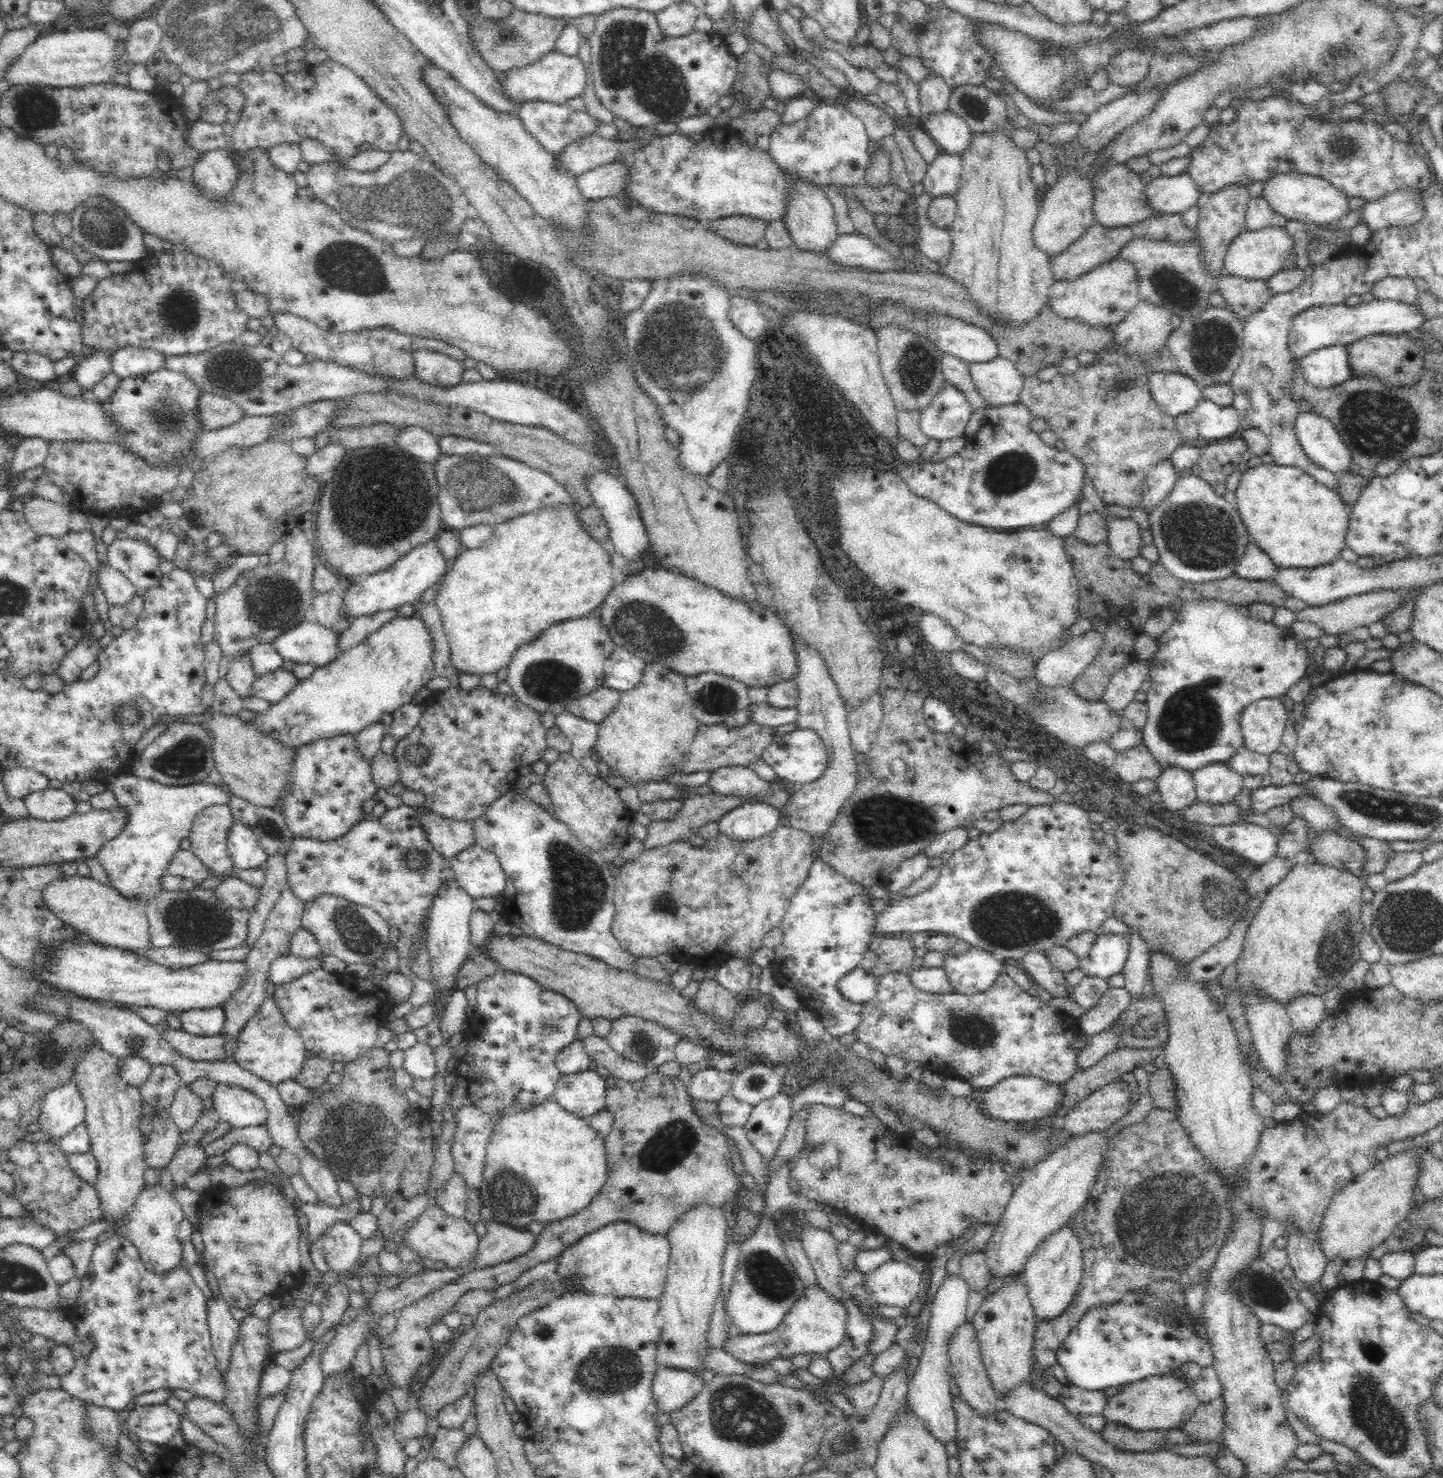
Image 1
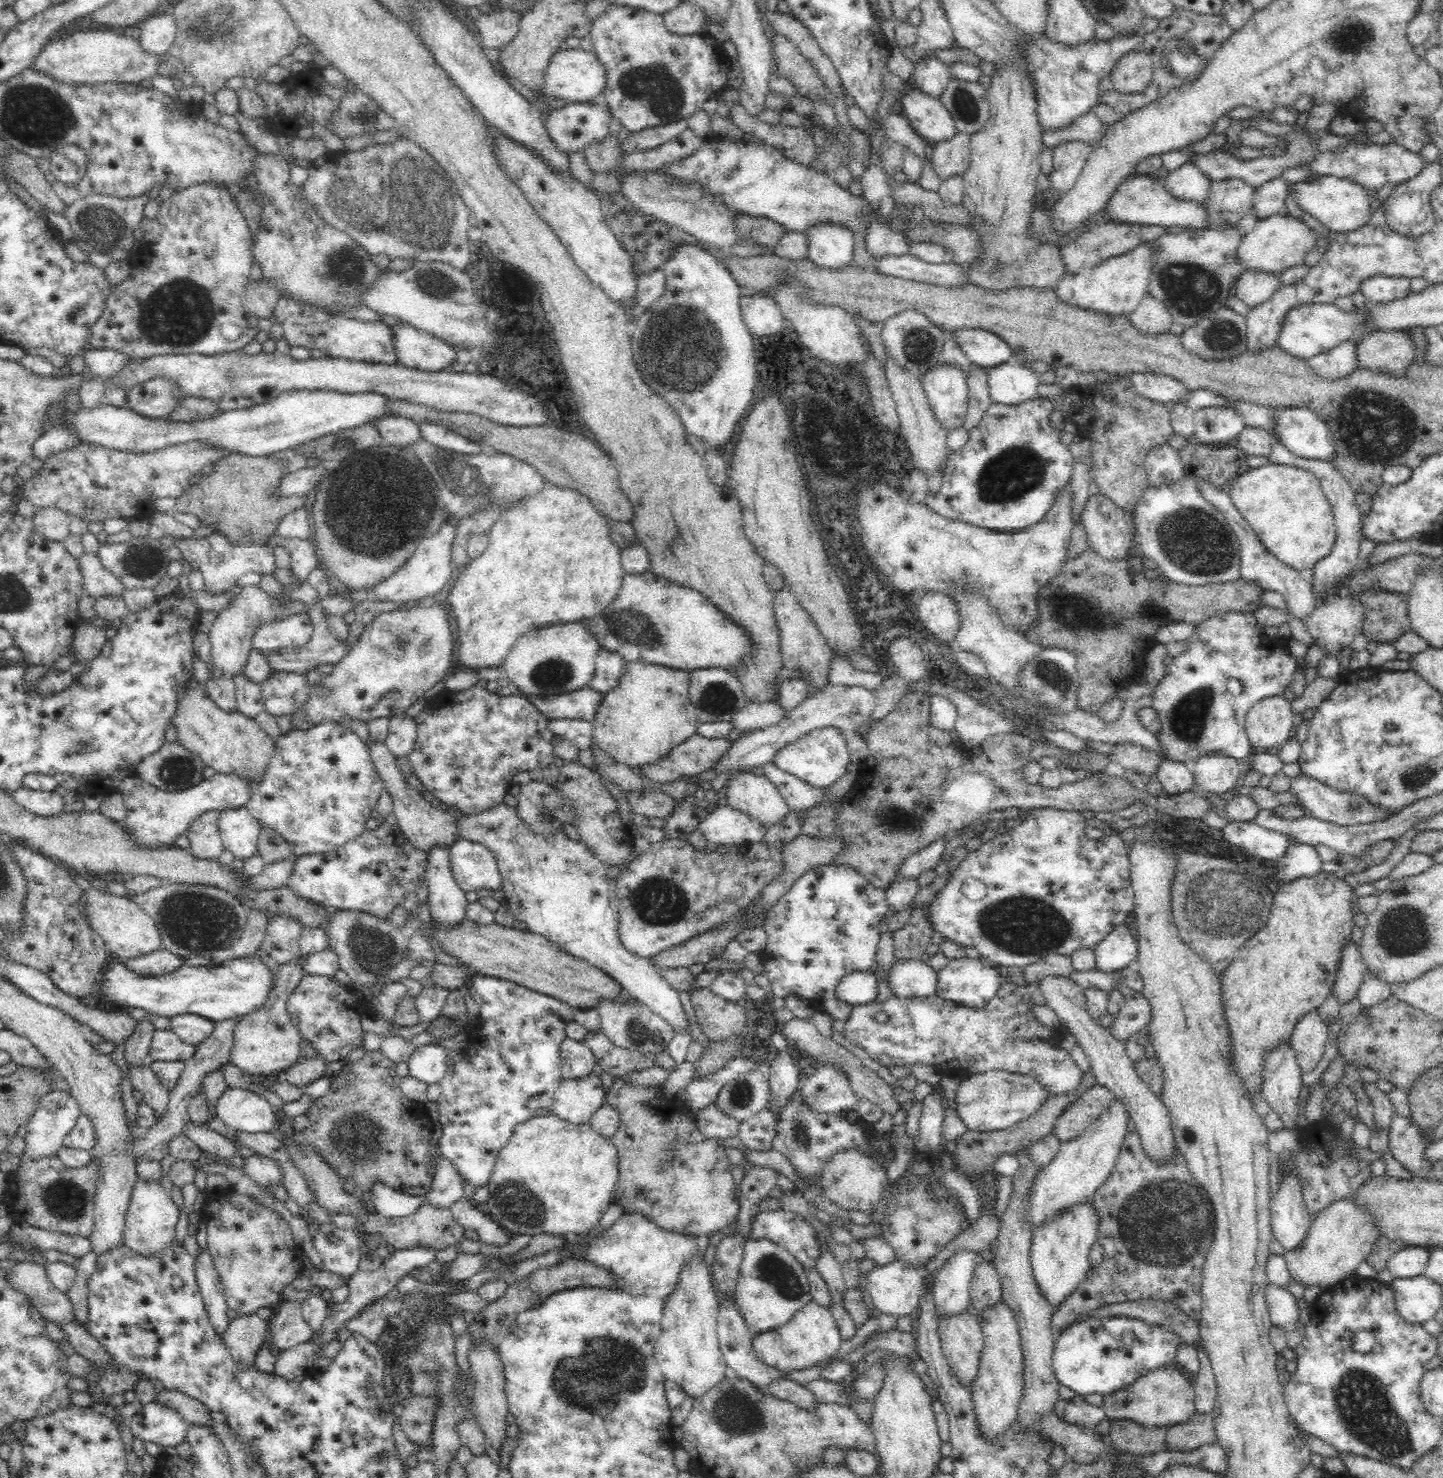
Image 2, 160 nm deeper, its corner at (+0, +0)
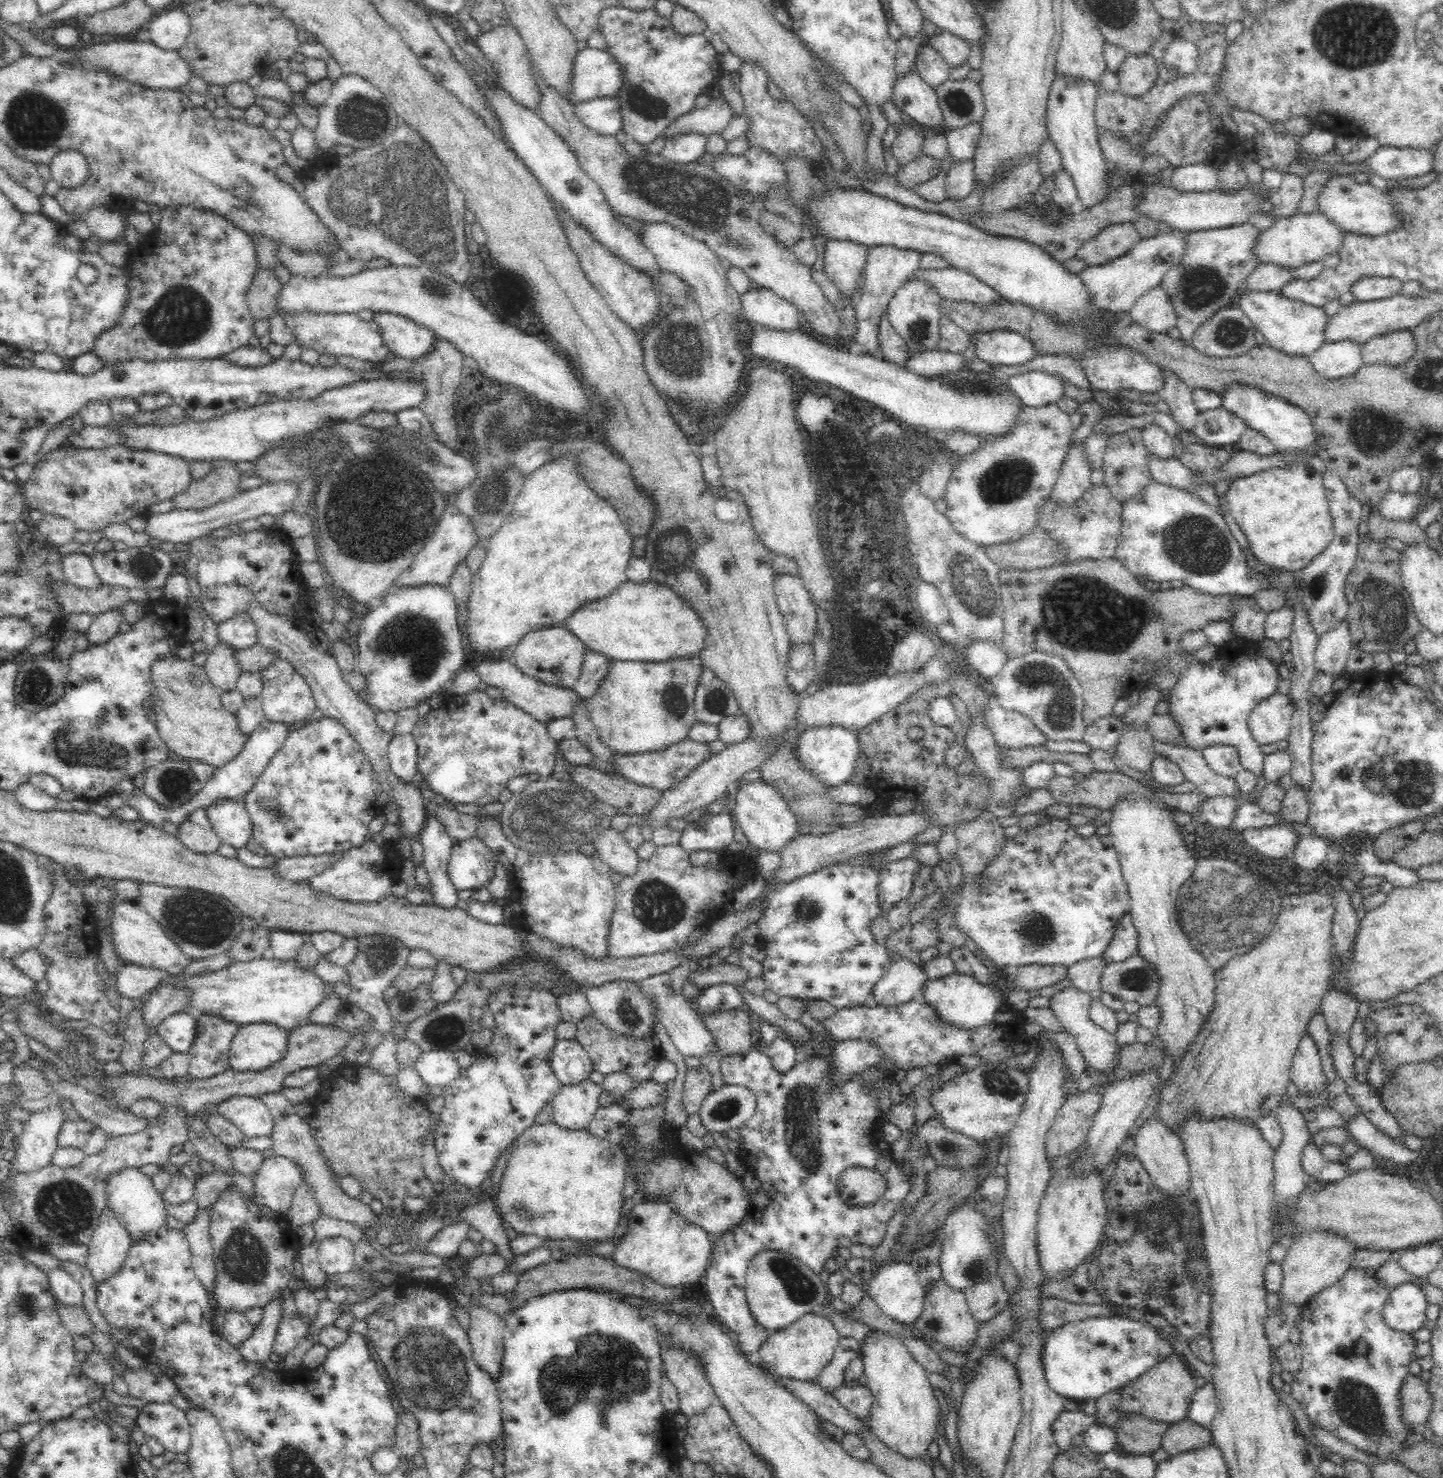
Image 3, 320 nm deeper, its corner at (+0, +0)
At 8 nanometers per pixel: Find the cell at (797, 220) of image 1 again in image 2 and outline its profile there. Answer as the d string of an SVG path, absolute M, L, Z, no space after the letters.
M822 223L805 234L808 256L819 267L837 269L853 264L854 233L846 227Z

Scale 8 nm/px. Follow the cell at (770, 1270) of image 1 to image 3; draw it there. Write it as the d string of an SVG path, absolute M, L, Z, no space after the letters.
M762 1250L752 1257L745 1272L746 1299L752 1316L769 1332L790 1326L805 1314L817 1312L829 1296L818 1272L781 1250Z

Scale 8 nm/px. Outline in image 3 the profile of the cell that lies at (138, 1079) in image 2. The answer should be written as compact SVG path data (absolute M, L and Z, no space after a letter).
M134 1008L128 1017L124 1018L122 1025L124 1043L118 1062L125 1072L132 1073L132 1075L148 1074L148 1068L141 1066L144 1057L143 1045L149 1036L147 1030L142 1008Z

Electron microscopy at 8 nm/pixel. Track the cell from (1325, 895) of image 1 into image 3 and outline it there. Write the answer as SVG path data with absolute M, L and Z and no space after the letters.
M1319 887L1318 892L1294 894L1281 898L1281 910L1270 936L1215 971L1214 1004L1201 1032L1181 1057L1179 1066L1160 1089L1160 1101L1152 1117L1179 1134L1181 1126L1192 1117L1198 1119L1238 1119L1250 1125L1272 1111L1286 1095L1291 1082L1292 1062L1307 1032L1308 1022L1319 1012L1322 997L1328 991L1334 951L1334 903L1331 889Z

